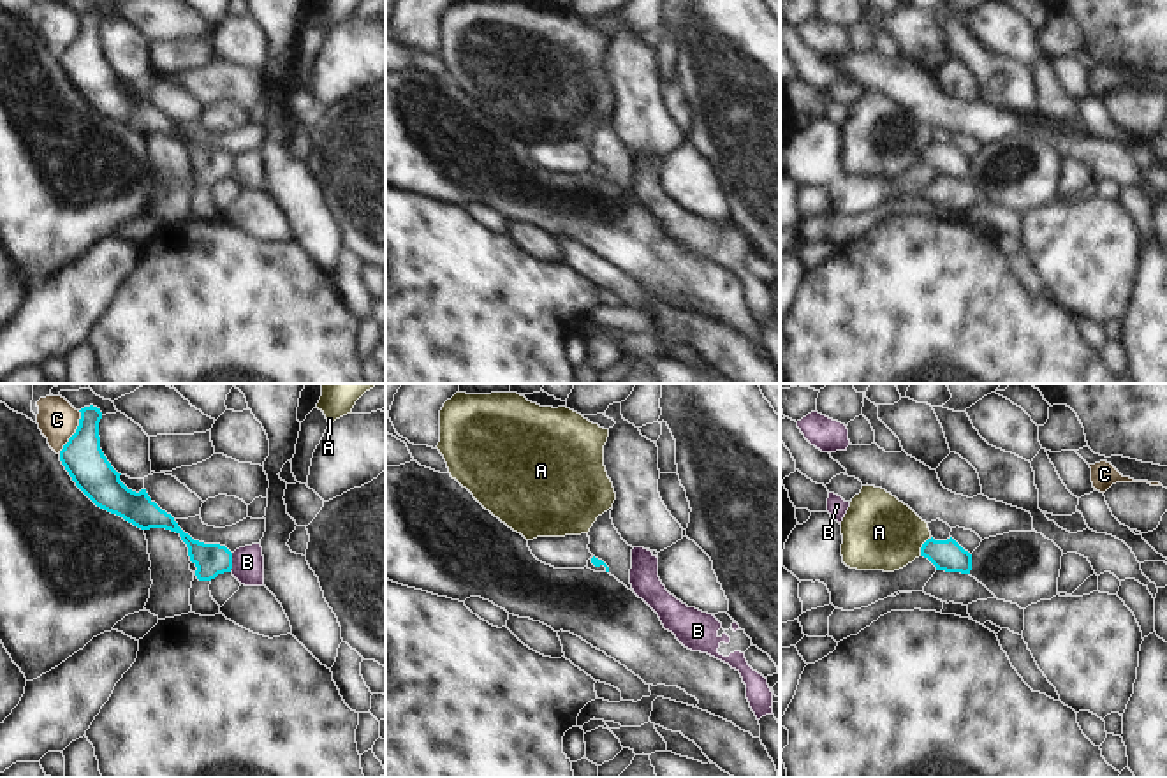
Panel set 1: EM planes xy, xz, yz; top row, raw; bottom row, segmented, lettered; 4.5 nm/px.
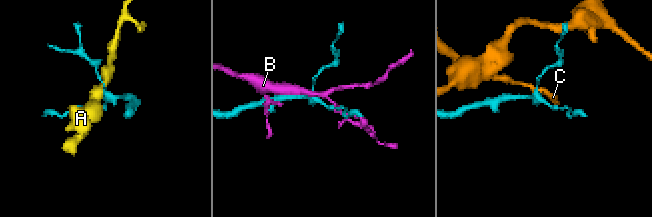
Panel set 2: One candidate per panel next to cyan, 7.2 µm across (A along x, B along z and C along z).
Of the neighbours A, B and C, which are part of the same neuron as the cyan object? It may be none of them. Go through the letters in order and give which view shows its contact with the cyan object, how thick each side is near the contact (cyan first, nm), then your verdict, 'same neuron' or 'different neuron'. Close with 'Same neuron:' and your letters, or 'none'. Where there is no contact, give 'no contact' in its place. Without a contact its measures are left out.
A: contact in yz; calibres 140 and 340 nm; different neuron
B: contact in xy; calibres 140 and 140 nm; different neuron
C: contact in xy; calibres 190 and 180 nm; different neuron
Same neuron: none

